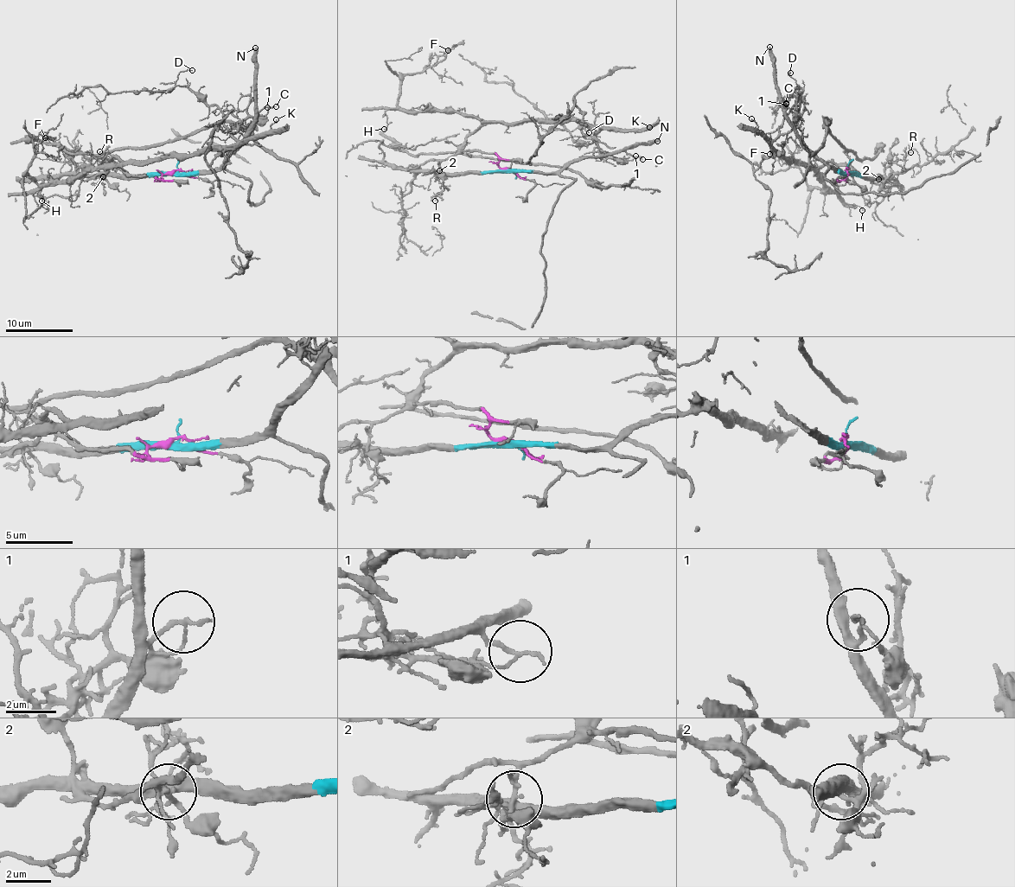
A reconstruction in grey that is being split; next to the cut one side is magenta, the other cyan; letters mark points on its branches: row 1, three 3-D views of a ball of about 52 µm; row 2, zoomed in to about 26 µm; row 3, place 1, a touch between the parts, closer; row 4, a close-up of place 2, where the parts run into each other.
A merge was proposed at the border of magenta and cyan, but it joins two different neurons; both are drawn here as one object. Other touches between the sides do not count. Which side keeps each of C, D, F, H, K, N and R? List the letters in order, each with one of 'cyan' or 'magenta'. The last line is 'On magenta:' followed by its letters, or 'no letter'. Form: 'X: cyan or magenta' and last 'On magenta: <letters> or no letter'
C: cyan
D: magenta
F: magenta
H: magenta
K: magenta
N: cyan
R: magenta
On magenta: D, F, H, K, R

